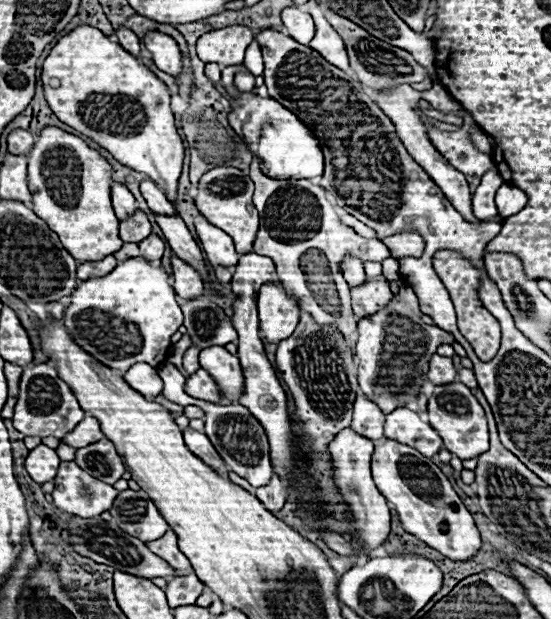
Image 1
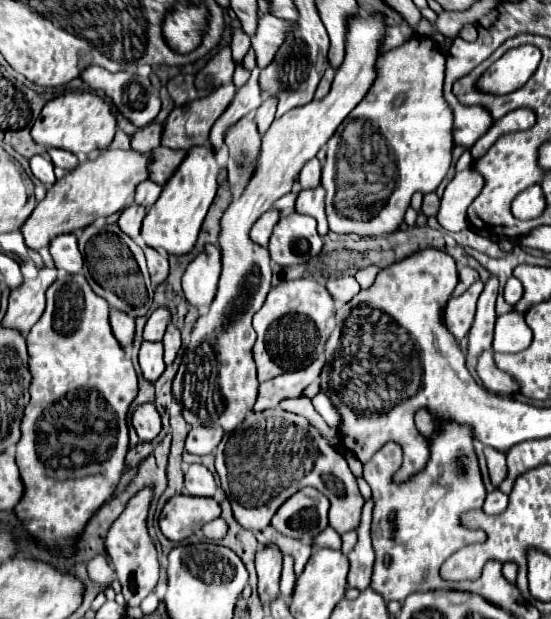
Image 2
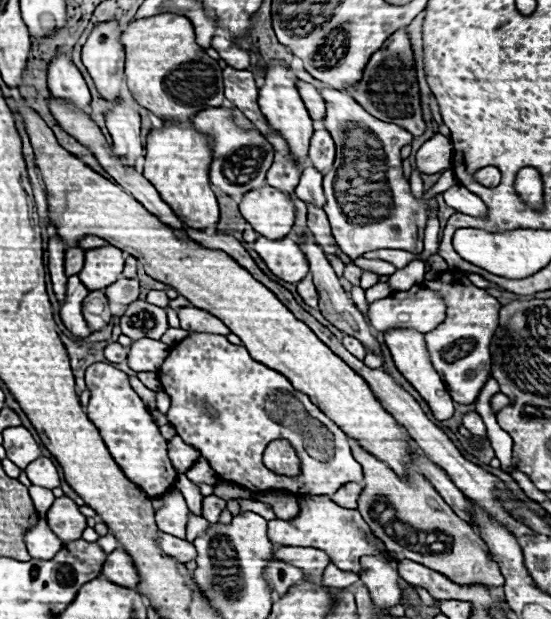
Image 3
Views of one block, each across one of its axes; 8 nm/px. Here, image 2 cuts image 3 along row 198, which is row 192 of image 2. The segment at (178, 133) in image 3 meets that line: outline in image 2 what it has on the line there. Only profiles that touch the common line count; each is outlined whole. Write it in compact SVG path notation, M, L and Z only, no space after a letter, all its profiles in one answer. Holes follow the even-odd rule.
M210 146L192 148L188 152L188 156L184 158L184 162L176 170L176 174L164 186L164 190L160 194L160 202L156 202L148 210L148 214L142 222L142 238L150 248L156 248L156 250L162 248L174 256L192 252L200 226L204 222L204 216L218 190L218 172L220 172L220 166L218 166Z

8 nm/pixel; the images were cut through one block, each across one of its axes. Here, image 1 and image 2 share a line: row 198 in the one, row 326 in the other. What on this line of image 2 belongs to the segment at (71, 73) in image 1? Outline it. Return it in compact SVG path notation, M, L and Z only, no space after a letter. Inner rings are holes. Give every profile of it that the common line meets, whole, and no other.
M170 324L162 342L164 342L164 362L166 362L166 366L170 366L174 362L174 358L176 358L178 350L180 350L180 346L182 346L180 330L174 324Z

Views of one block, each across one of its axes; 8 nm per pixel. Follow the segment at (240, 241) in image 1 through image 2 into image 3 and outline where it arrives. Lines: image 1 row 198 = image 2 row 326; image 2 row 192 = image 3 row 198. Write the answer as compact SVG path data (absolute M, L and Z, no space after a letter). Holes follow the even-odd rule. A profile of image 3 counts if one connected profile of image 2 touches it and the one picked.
M272 186L246 192L238 208L254 232L270 240L284 238L294 224L292 202Z

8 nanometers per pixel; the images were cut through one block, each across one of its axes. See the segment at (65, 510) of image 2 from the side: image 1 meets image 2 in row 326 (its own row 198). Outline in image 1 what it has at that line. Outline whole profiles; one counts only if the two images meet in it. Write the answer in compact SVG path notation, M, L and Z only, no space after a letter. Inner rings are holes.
M46 126L40 136L34 138L34 146L28 154L32 208L60 236L64 248L68 248L76 262L102 260L122 248L116 228L118 220L110 204L112 172L110 162L100 156L98 150L90 148L80 136L64 132L58 126Z

